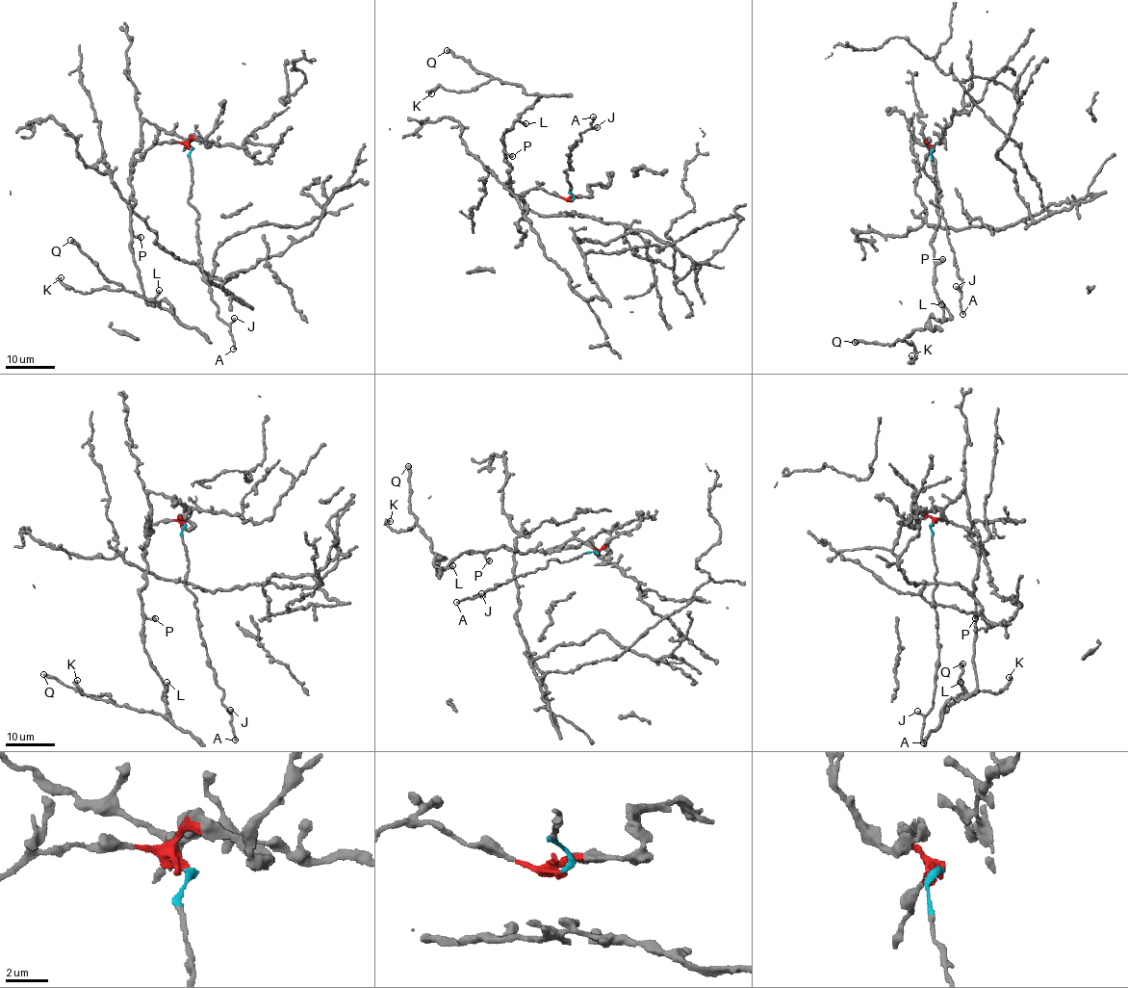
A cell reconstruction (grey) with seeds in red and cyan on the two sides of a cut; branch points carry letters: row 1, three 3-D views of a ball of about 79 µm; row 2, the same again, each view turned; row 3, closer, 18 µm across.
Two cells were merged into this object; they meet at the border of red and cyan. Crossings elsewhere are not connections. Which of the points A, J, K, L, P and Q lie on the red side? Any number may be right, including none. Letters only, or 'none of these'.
K, L, P, Q

